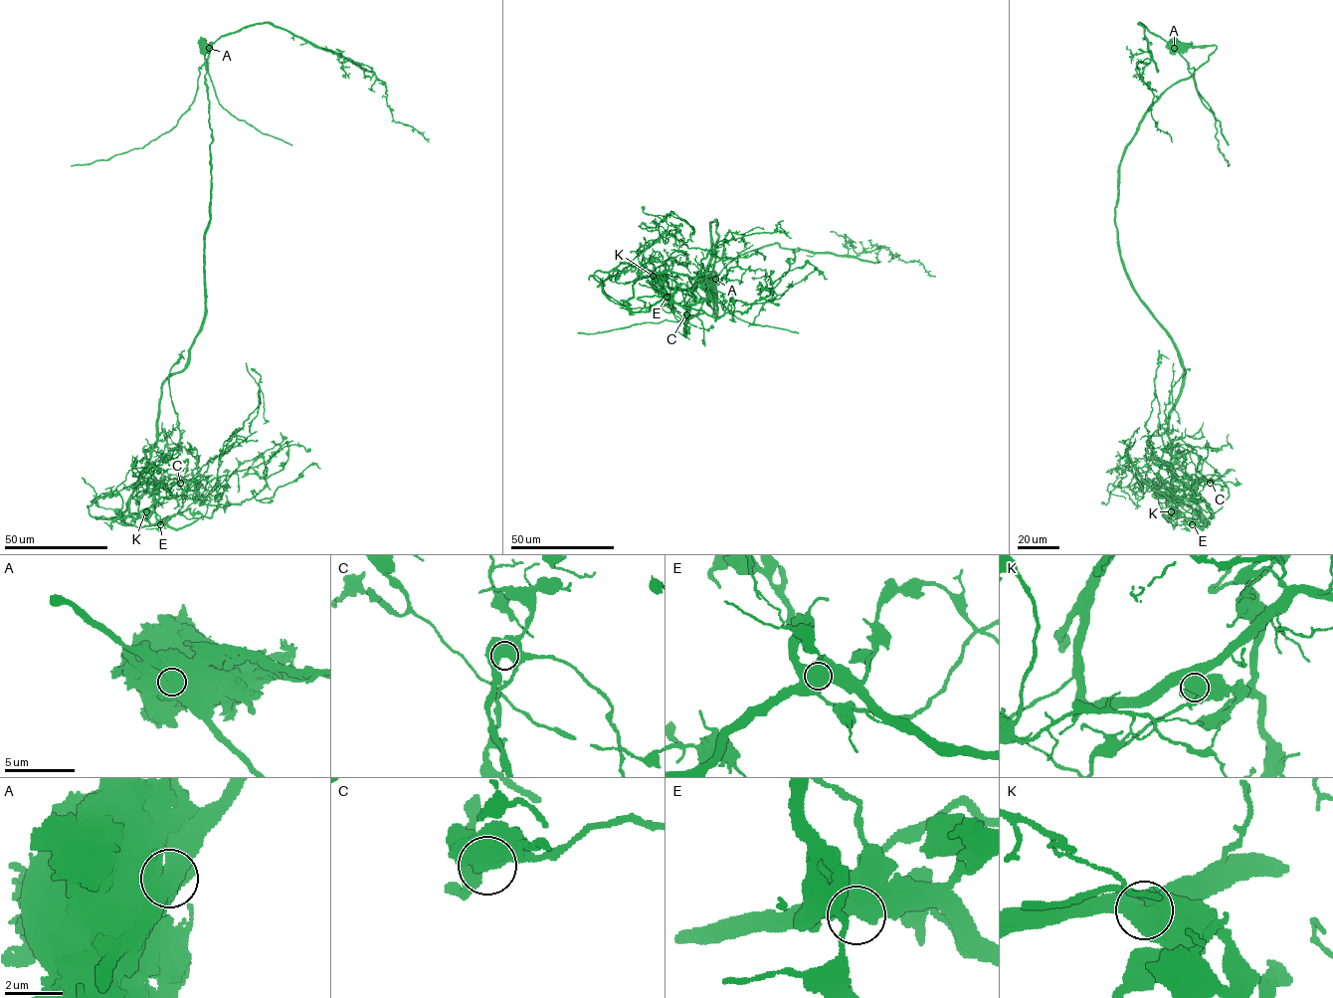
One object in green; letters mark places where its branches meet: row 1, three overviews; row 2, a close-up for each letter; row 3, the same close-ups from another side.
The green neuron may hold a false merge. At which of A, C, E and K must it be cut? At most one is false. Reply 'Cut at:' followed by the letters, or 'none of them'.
Cut at: A

